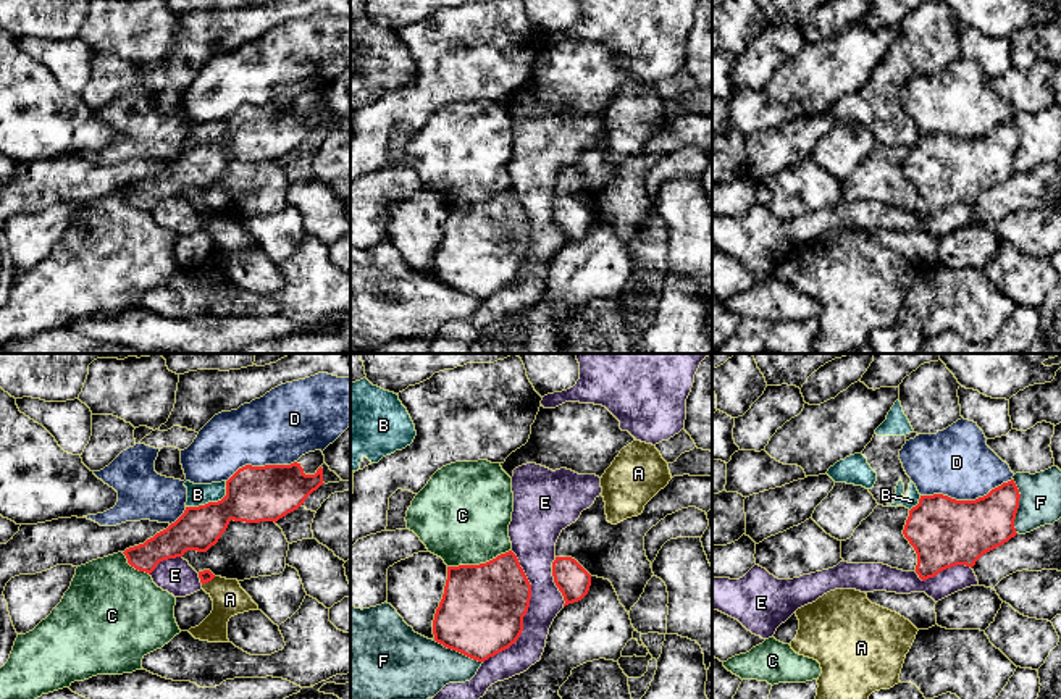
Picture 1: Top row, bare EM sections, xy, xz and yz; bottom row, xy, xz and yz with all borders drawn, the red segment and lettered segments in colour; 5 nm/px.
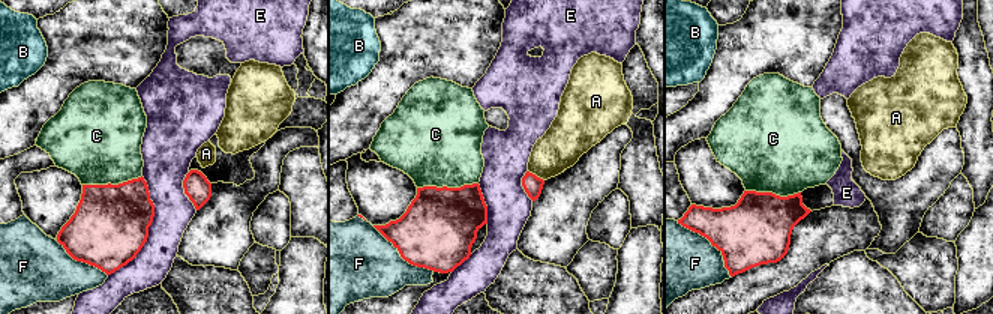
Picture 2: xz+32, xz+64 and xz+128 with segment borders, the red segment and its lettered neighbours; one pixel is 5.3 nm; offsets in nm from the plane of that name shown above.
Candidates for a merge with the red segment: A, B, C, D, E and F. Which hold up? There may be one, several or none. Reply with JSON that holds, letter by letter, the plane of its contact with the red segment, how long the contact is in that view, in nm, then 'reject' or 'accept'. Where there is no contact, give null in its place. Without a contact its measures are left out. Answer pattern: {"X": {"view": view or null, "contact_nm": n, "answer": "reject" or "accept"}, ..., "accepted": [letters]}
{"A": {"view": "xy", "contact_nm": 80, "answer": "reject"}, "B": {"view": "xy", "contact_nm": 240, "answer": "reject"}, "C": {"view": "xz", "contact_nm": 340, "answer": "reject"}, "D": {"view": "yz", "contact_nm": 460, "answer": "reject"}, "E": {"view": "xz", "contact_nm": 600, "answer": "reject"}, "F": {"view": "yz", "contact_nm": 280, "answer": "reject"}, "accepted": []}

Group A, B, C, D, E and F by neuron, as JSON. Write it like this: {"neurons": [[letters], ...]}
{"neurons": [["A"], ["B"], ["C"], ["D"], ["E"], ["F"]]}

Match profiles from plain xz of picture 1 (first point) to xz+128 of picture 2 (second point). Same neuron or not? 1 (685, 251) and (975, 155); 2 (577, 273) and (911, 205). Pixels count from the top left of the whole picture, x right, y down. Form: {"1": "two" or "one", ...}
{"1": "one", "2": "one"}

